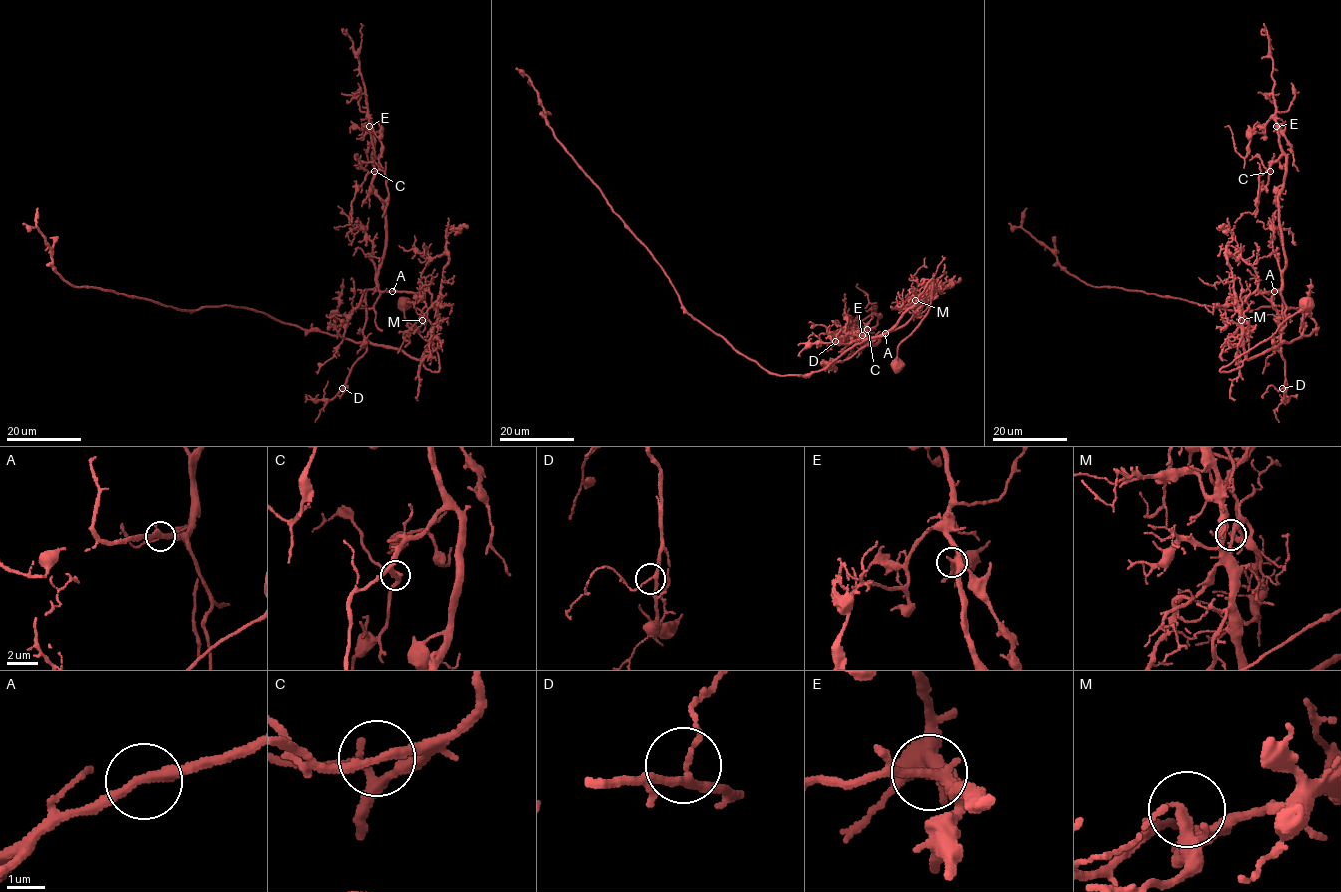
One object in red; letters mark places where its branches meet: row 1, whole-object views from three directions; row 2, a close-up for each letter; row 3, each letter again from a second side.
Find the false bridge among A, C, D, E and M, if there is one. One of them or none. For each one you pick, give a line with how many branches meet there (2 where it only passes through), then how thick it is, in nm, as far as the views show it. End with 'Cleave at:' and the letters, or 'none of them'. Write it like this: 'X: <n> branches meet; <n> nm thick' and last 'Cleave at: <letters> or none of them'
M: 2 branches meet; 220 nm thick
Cleave at: M

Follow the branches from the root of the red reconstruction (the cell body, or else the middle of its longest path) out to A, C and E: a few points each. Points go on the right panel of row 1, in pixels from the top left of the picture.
A: (1305, 301), (1270, 337), (1221, 371), (1239, 367), (1245, 358), (1242, 302), (1256, 290), (1274, 291)
C: (1305, 301), (1220, 370), (1236, 369), (1245, 358), (1242, 302), (1256, 290), (1281, 288), (1284, 154), (1270, 171)
E: (1305, 301), (1220, 370), (1245, 358), (1242, 302), (1281, 288), (1286, 155), (1276, 126)

